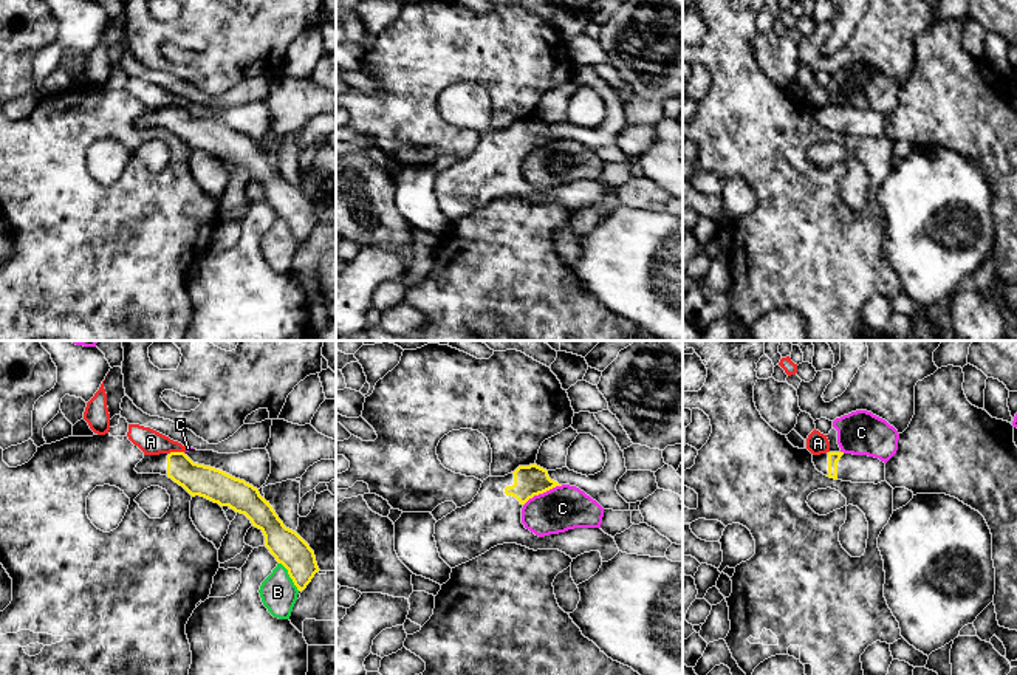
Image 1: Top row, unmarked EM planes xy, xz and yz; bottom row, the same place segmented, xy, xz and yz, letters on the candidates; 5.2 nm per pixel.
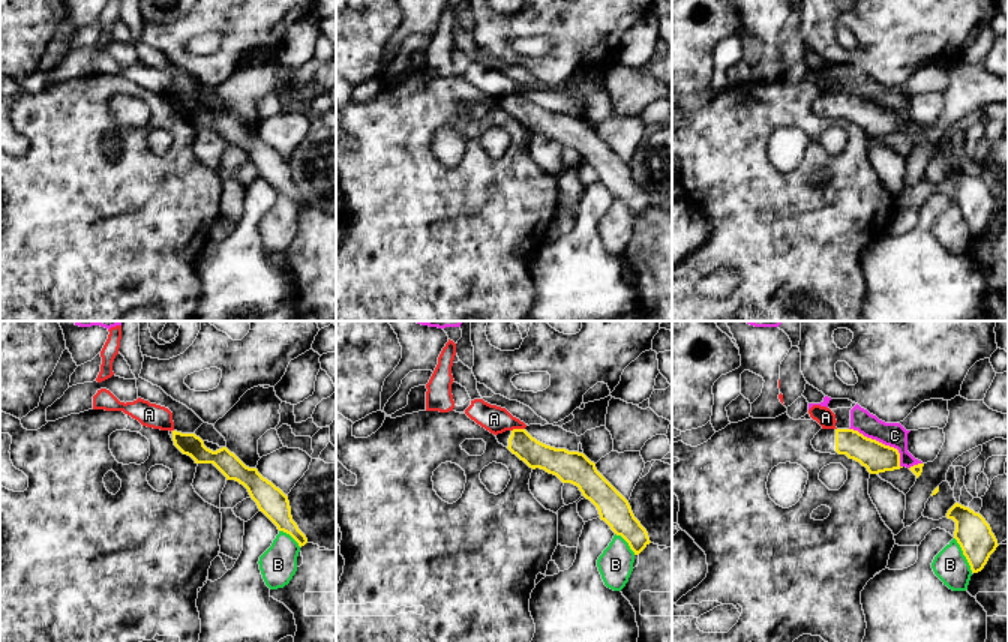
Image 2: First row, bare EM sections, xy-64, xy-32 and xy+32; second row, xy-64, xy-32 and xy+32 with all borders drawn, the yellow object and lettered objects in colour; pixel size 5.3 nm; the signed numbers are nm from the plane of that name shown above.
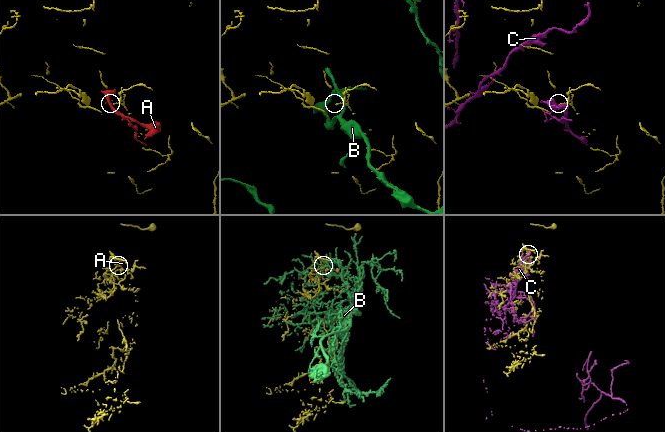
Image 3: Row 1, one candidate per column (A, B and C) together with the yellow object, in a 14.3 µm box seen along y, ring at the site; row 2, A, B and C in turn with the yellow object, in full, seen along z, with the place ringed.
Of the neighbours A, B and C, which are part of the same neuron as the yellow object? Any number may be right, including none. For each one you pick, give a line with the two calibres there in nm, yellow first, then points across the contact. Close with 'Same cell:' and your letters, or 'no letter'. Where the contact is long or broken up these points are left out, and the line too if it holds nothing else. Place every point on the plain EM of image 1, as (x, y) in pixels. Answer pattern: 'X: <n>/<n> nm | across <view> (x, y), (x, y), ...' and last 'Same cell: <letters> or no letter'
Same cell: no letter

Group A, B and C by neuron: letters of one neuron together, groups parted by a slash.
A / B / C

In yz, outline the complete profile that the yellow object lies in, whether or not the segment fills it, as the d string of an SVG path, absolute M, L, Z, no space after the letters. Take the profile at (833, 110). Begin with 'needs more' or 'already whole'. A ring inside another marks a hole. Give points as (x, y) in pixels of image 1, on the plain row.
needs more | M827 105L813 108L813 116L824 128L851 136L881 136L885 133L885 116L868 108Z

